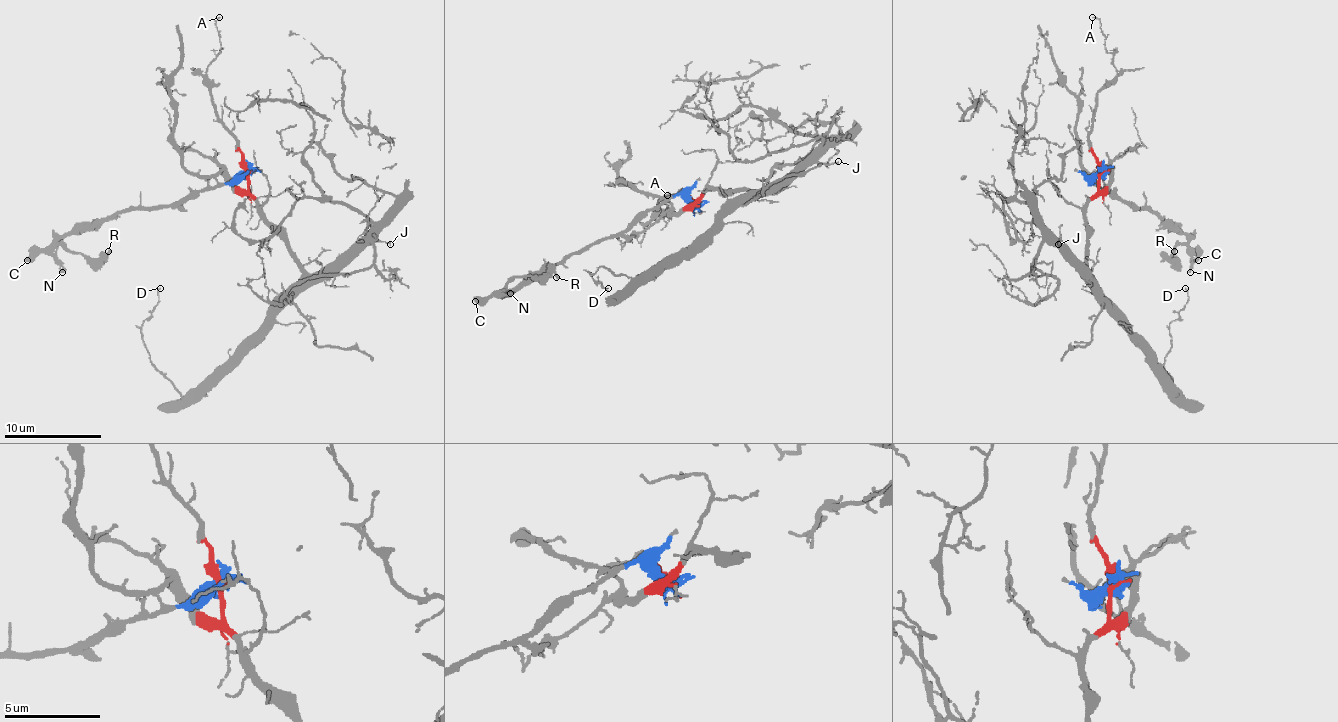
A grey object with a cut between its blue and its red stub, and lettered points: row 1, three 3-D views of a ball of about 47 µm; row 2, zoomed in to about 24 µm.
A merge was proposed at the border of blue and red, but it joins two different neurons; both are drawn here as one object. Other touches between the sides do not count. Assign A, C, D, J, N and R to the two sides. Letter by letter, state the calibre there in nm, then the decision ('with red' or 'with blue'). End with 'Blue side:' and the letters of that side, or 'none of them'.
A: 90 nm | with red
C: 480 nm | with blue
D: 100 nm | with red
J: 120 nm | with red
N: 190 nm | with blue
R: 170 nm | with blue
Blue side: C, N, R

